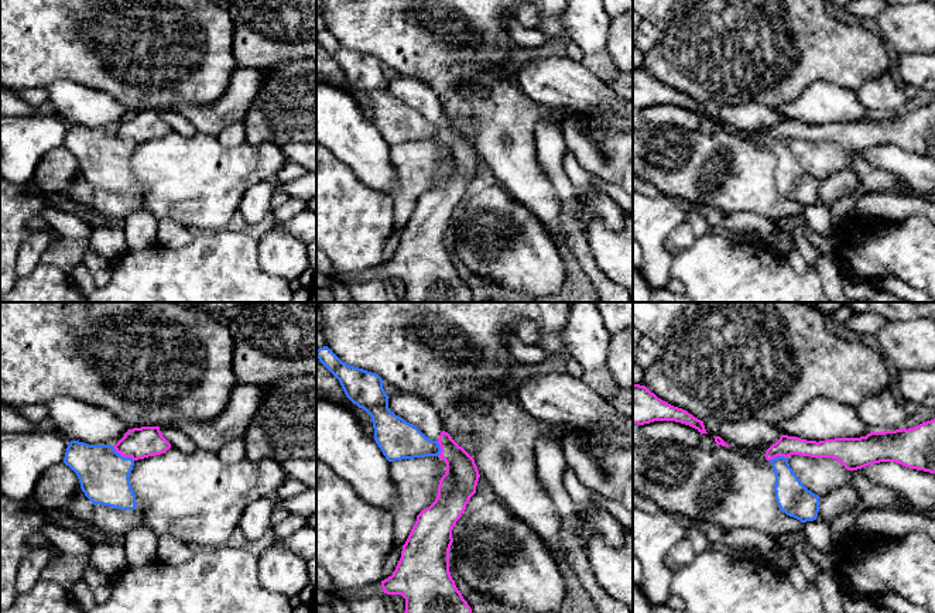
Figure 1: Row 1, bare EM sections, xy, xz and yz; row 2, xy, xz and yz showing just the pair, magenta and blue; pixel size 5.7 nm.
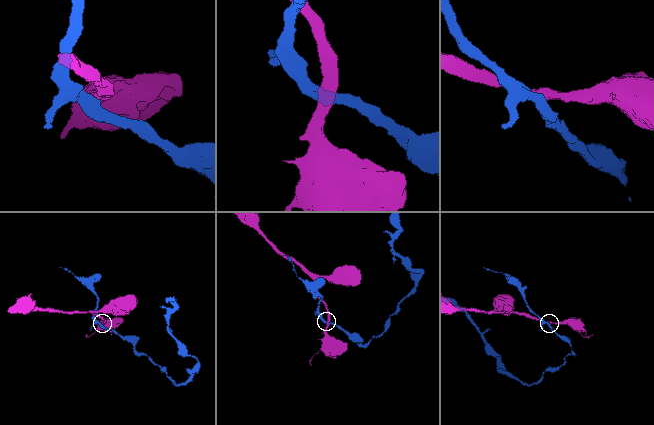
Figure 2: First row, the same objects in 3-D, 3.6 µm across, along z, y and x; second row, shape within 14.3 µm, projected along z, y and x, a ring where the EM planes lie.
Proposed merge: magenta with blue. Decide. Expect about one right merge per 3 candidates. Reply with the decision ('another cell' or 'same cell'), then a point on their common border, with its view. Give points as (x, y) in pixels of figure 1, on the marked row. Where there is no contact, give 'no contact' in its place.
same cell; meets magenta in xy at (123, 455)

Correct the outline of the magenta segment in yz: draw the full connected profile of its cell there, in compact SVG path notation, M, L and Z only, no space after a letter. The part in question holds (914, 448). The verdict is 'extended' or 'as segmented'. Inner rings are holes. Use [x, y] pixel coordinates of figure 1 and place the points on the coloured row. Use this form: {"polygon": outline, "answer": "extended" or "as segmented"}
{"polygon": "M935 418L914 428L870 432L860 438L806 441L781 435L766 451L775 473L775 500L782 513L801 523L814 521L819 511L819 496L808 490L788 463L791 455L832 458L847 470L880 462L895 462L905 468L935 473Z", "answer": "extended"}

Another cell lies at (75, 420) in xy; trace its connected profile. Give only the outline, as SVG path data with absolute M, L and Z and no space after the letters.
M59 395L45 404L55 432L68 441L89 445L113 445L129 427L109 410Z

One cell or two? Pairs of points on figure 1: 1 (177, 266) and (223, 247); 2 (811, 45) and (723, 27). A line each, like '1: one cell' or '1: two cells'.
1: one cell
2: one cell

